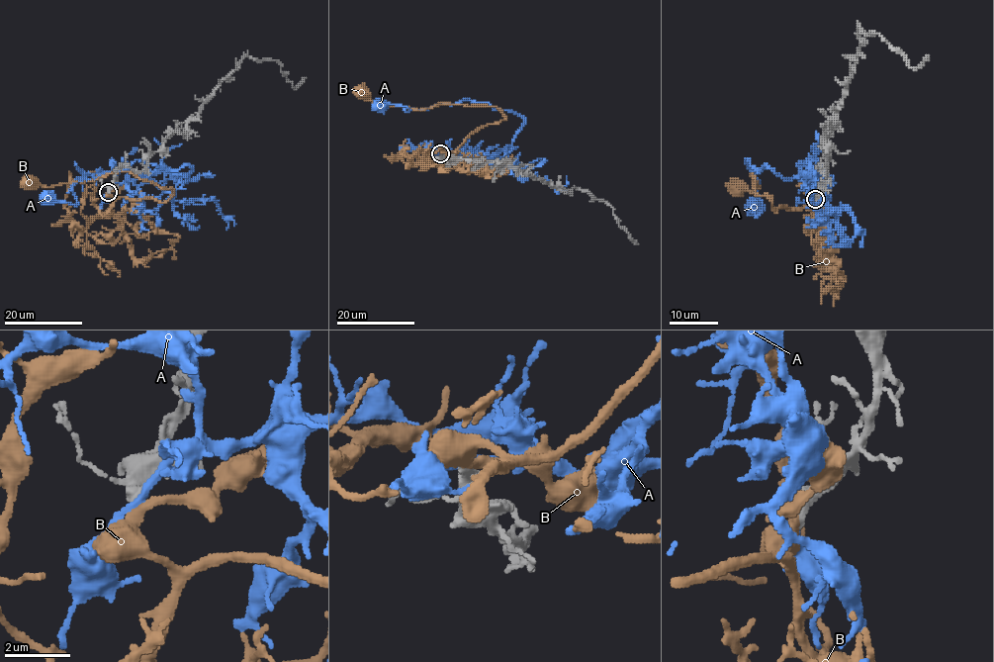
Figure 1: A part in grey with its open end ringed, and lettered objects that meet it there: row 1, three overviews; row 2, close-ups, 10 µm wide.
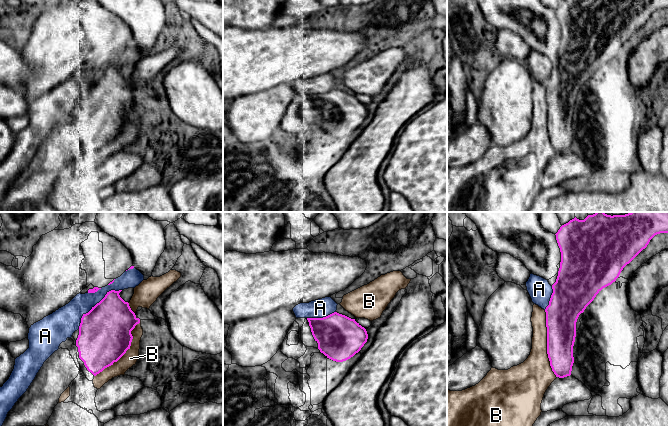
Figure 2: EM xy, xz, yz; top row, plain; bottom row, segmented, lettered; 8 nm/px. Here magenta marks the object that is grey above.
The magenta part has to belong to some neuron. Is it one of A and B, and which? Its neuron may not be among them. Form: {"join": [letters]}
{"join": []}

